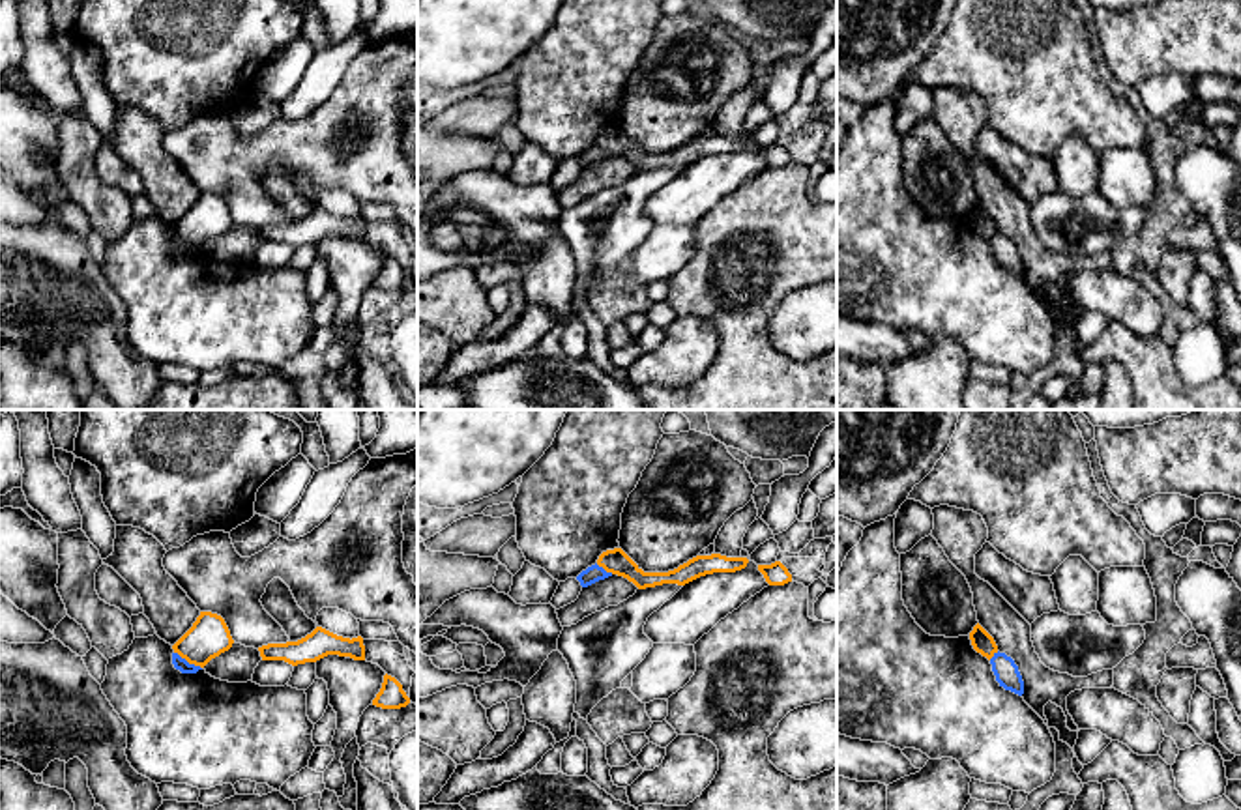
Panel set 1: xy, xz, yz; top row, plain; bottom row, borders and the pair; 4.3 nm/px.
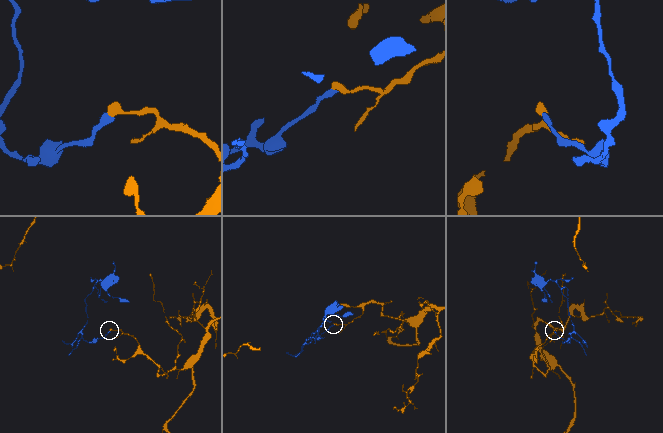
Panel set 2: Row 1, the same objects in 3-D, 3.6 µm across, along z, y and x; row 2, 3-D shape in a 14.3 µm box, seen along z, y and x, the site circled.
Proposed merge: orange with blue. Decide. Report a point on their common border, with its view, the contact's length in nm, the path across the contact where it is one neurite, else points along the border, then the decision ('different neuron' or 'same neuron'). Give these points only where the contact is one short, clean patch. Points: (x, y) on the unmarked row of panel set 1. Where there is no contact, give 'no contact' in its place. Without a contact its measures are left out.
contact xy (188, 242); length 140 nm; border xy (175, 232), (201, 249); different neuron

